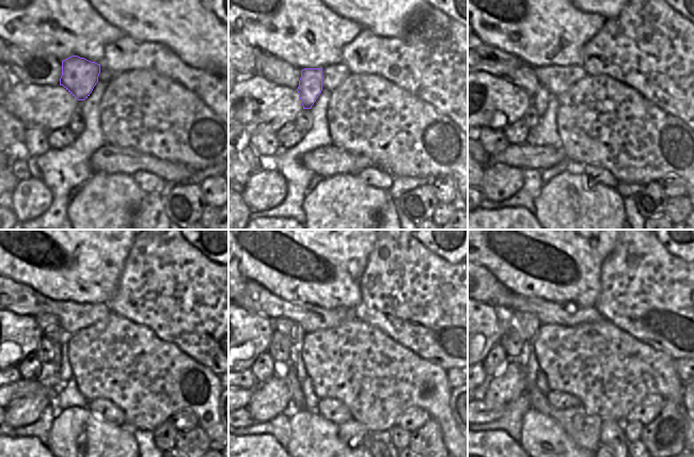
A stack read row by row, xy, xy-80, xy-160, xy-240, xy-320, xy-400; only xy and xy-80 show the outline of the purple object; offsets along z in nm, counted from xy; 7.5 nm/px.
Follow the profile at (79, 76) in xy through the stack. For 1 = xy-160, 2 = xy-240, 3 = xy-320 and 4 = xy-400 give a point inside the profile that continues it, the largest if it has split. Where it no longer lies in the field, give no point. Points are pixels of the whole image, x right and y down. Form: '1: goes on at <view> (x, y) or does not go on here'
1: goes on at xy-160 (539, 101)
2: goes on at xy-240 (50, 373)
3: goes on at xy-320 (295, 395)
4: goes on at xy-400 (584, 429)

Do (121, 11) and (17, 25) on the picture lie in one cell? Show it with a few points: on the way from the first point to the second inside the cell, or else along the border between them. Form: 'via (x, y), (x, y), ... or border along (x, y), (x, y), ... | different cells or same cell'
border along (95, 11), (119, 29) | different cells

